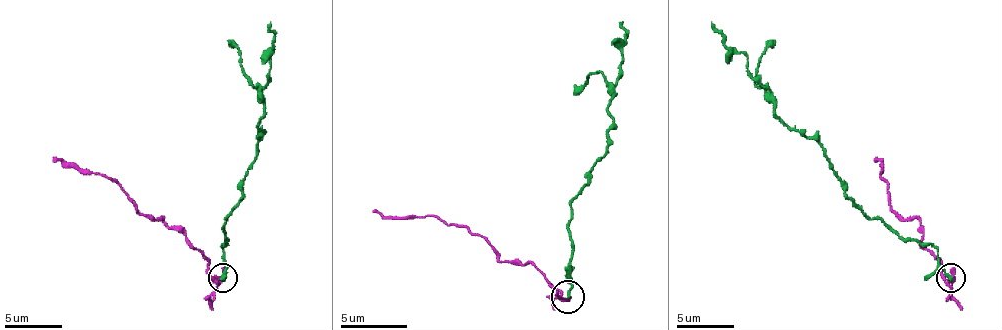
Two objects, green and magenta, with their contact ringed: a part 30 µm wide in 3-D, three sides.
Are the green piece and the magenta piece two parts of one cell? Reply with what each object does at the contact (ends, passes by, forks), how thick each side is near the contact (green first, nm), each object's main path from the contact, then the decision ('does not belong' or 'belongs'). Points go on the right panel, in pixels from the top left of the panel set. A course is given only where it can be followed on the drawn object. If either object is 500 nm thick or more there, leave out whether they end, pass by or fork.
green ends there; magenta passes by; 200 nm thick on the green side, 280 nm on the other; green runs (950, 277), (932, 245), (901, 240), (846, 194), (817, 142), (774, 113), (748, 58), (711, 21); magenta runs (952, 277), (947, 280), (941, 263), (921, 245), (921, 222), (901, 217), (889, 202), (889, 185), (875, 156); does not belong

